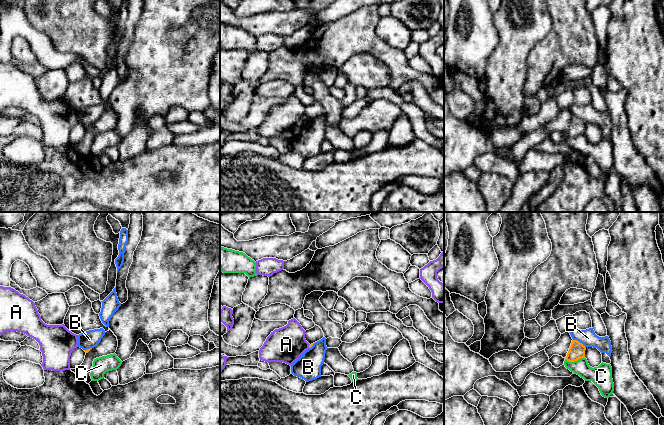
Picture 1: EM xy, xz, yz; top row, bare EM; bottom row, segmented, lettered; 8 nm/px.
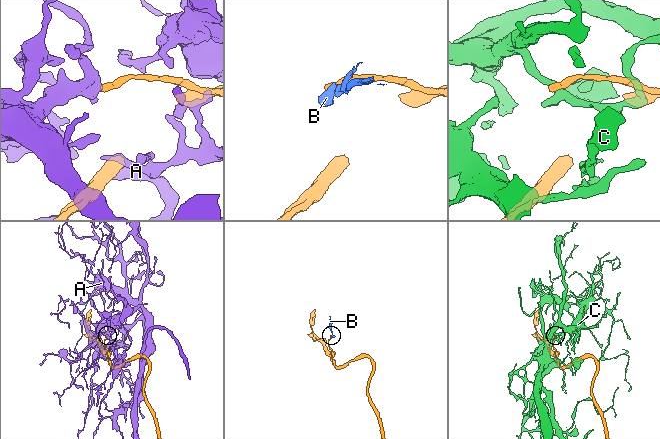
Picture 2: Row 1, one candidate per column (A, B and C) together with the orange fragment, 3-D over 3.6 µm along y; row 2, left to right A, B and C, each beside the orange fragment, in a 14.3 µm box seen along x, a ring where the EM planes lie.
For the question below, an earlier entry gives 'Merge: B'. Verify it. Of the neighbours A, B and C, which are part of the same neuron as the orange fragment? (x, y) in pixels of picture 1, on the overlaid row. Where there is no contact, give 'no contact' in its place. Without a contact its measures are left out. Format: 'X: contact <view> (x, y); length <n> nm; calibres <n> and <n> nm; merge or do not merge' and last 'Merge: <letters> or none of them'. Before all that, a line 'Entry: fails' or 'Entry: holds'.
Entry: fails
A: contact xz (309, 346); length 30 nm; calibres 20 and 280 nm; do not merge
B: contact yz (579, 342); length 120 nm; calibres 130 and 140 nm; do not merge
C: contact yz (574, 360); length 160 nm; calibres 130 and 160 nm; do not merge
Merge: none of them

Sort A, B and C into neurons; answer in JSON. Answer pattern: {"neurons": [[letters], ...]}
{"neurons": [["A"], ["B"], ["C"]]}

